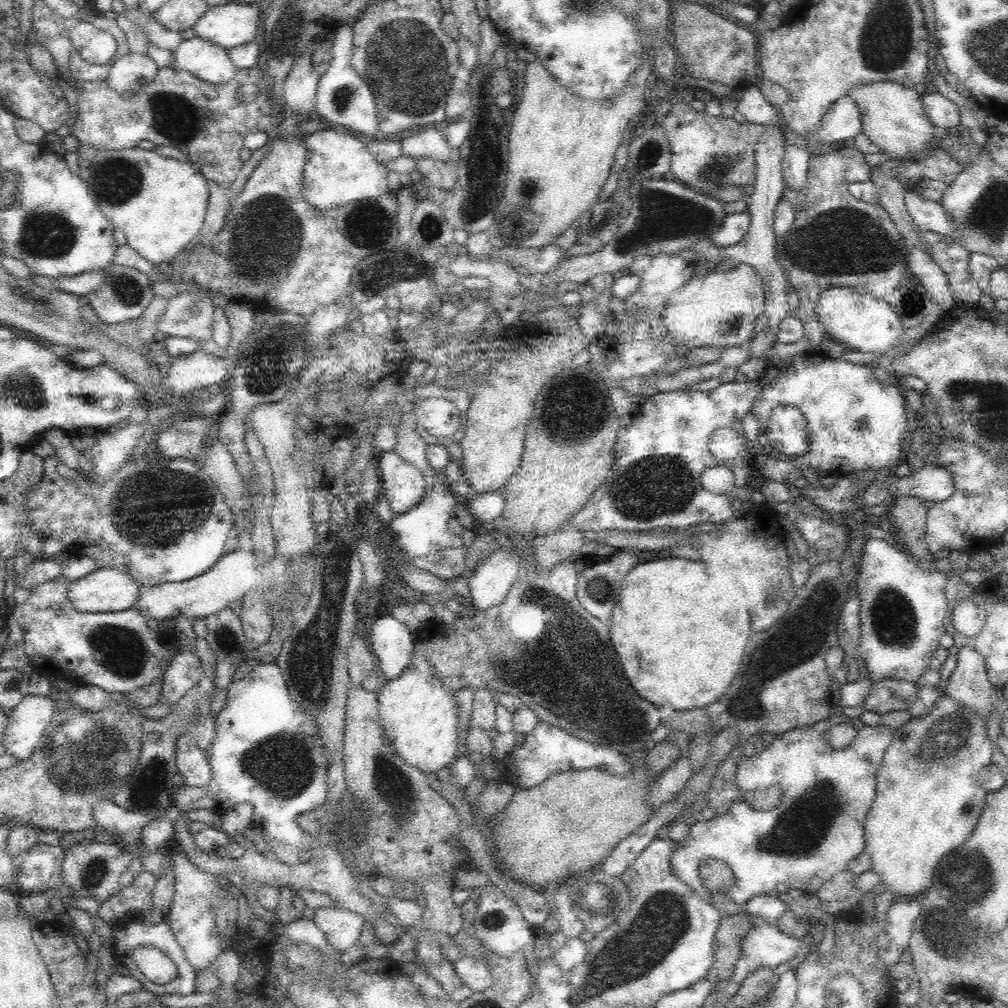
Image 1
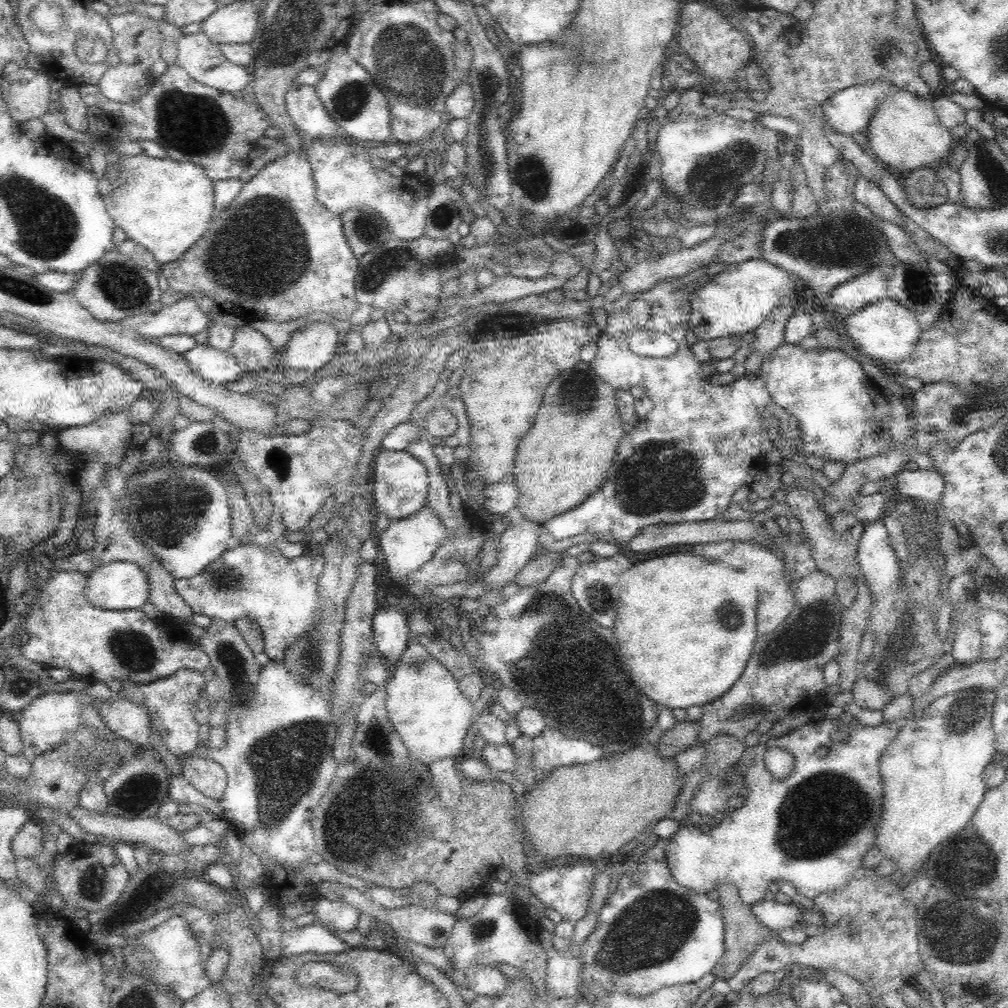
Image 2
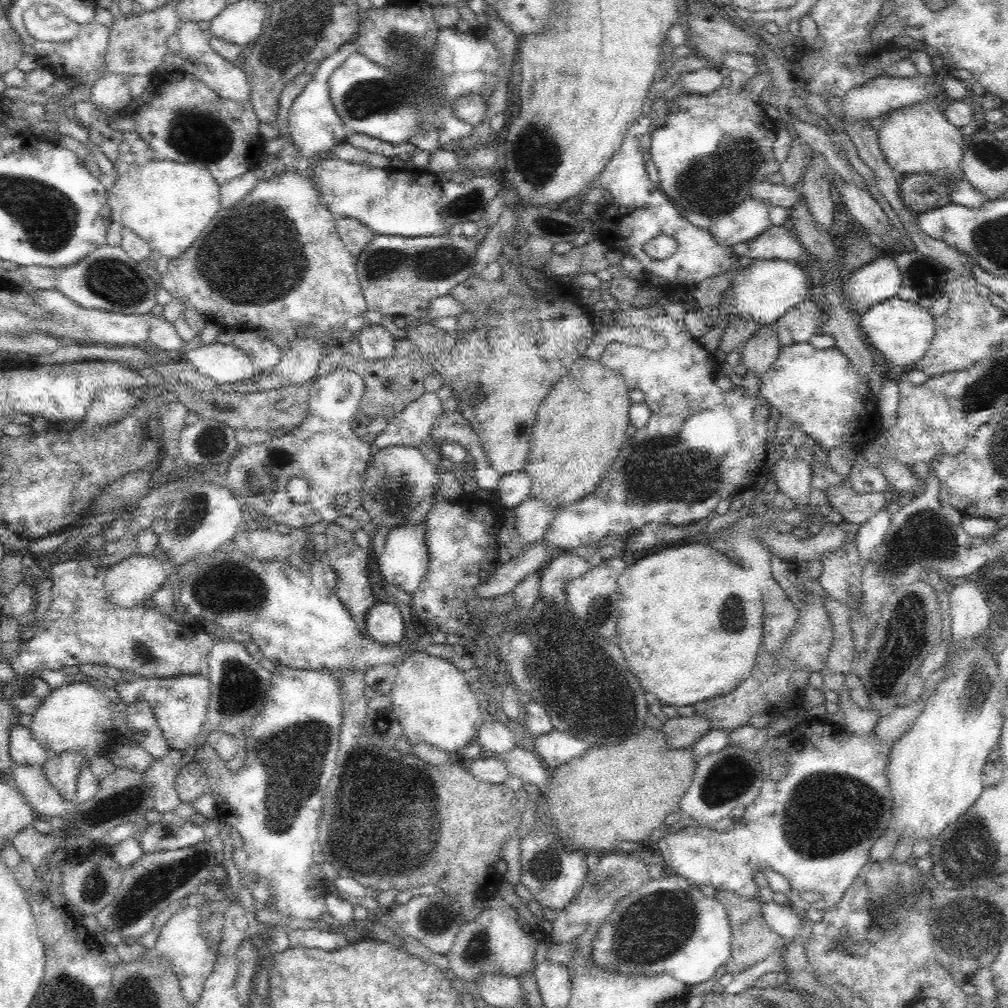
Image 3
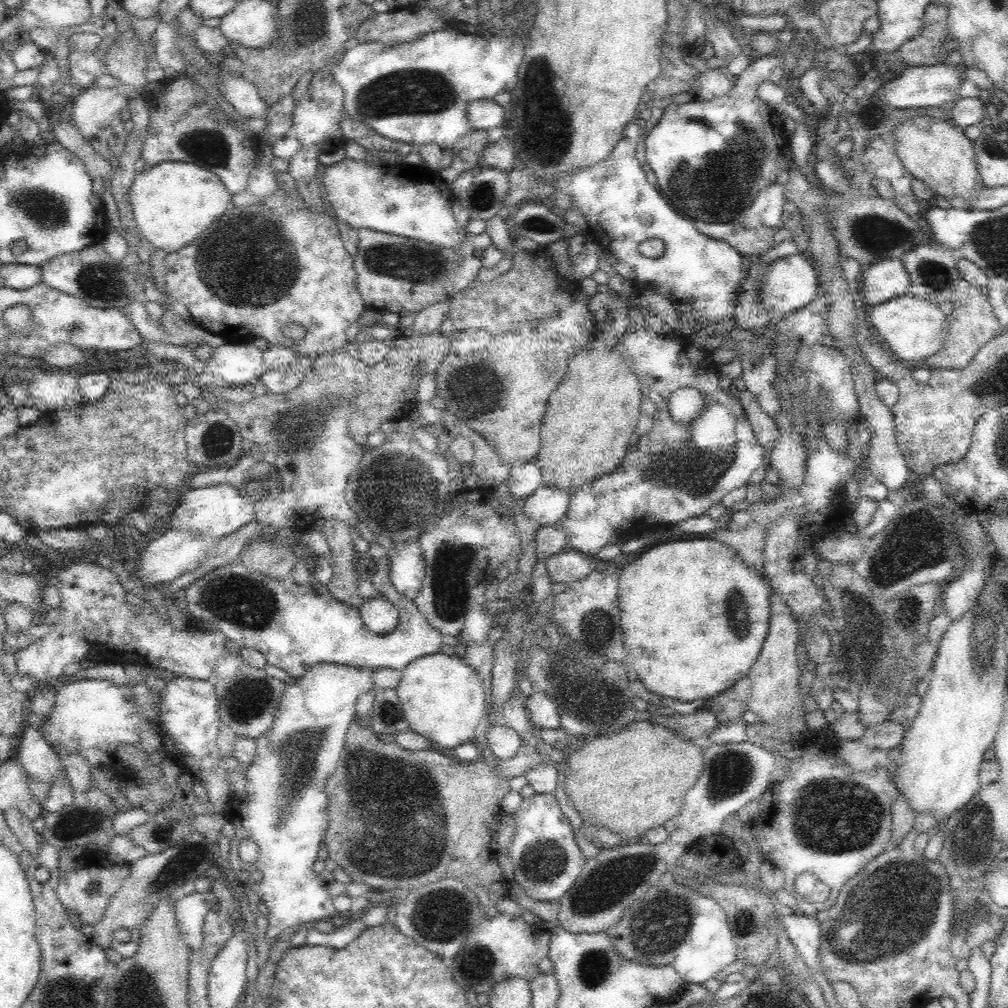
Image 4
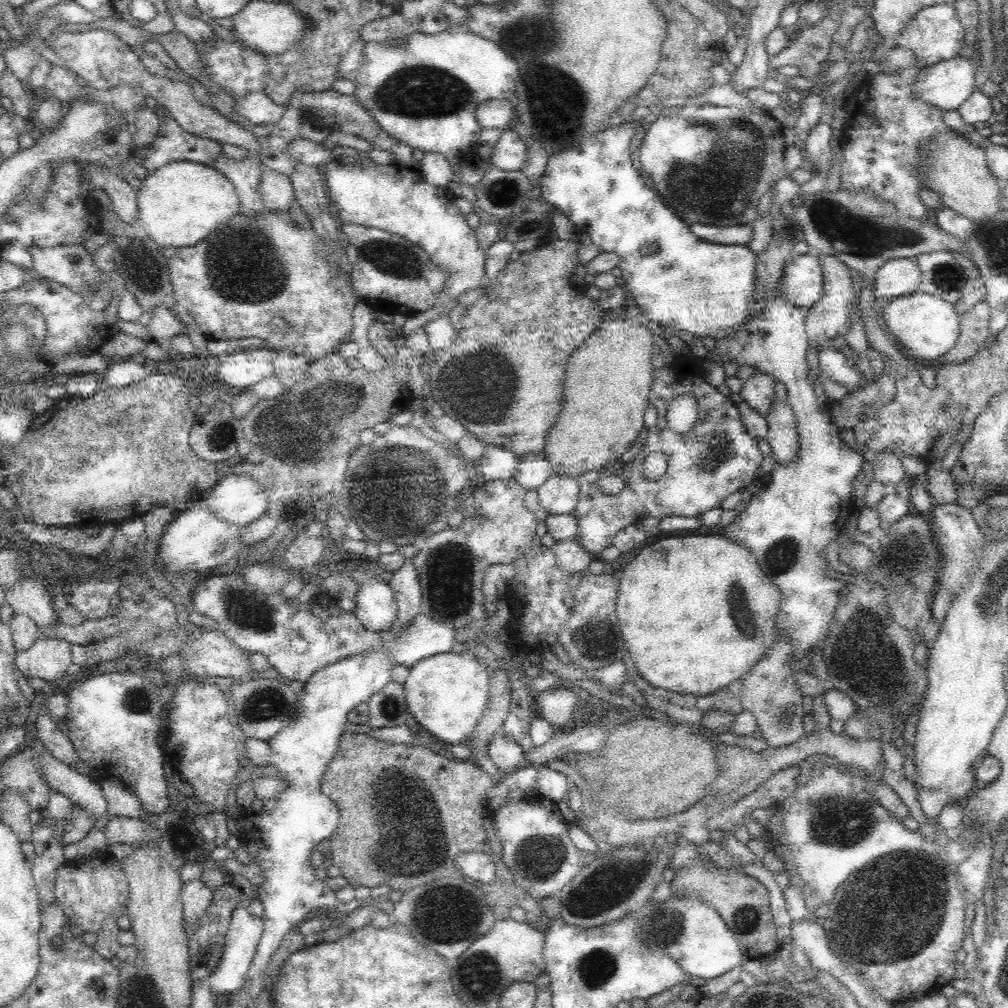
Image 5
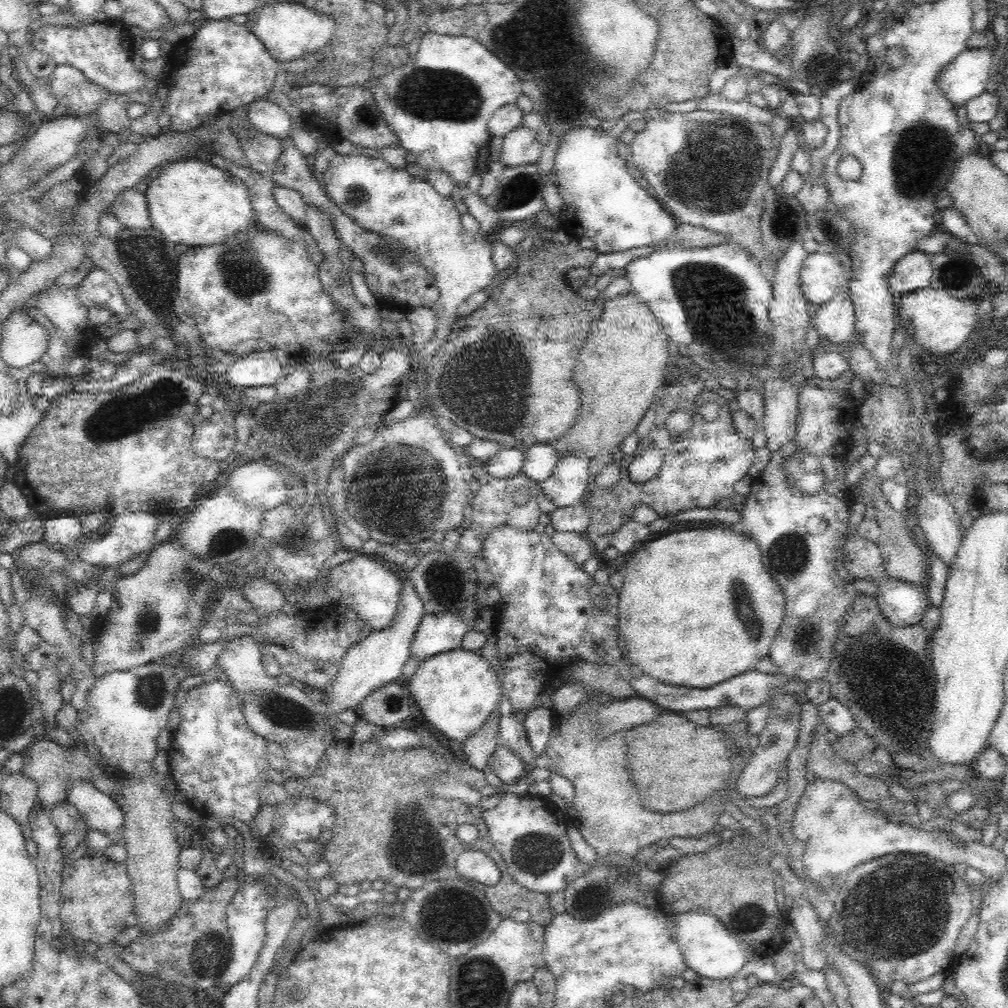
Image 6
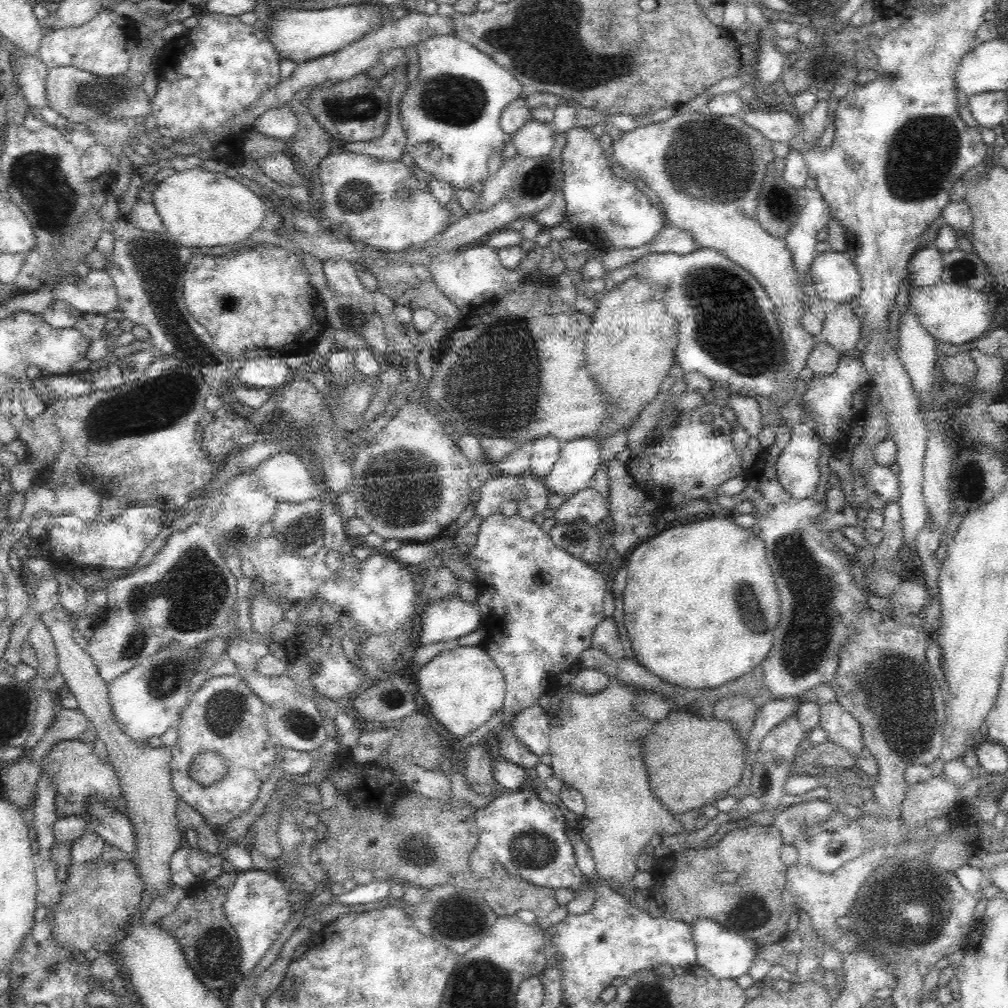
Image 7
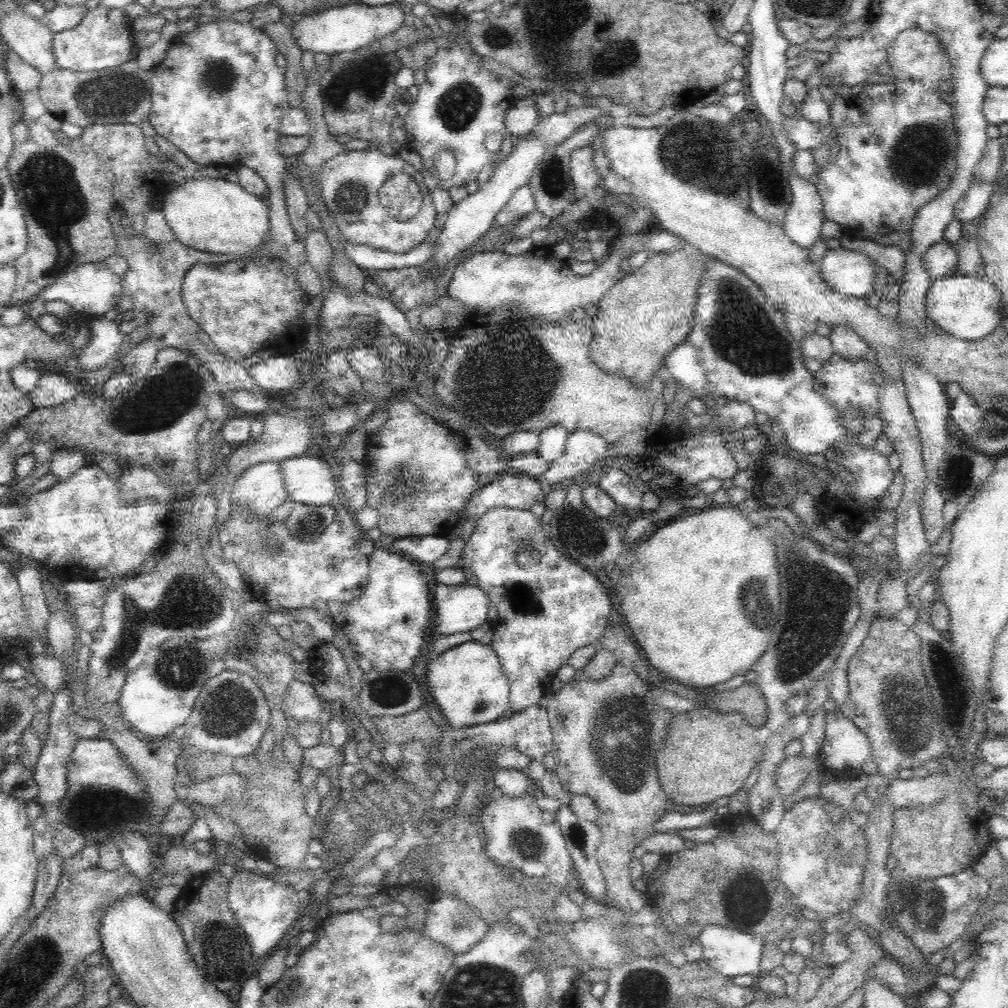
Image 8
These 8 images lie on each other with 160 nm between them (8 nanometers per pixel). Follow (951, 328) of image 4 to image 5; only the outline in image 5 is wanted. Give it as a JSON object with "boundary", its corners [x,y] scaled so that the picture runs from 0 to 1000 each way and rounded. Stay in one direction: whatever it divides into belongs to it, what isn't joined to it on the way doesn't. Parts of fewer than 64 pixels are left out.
{"boundary":[[[970,299],[959,307],[953,307],[951,315],[952,331],[948,337],[948,341],[934,354],[933,357],[935,357],[935,361],[938,359],[953,360],[959,358],[972,346],[977,346],[979,340],[984,336],[981,326],[983,308],[980,299]]]}

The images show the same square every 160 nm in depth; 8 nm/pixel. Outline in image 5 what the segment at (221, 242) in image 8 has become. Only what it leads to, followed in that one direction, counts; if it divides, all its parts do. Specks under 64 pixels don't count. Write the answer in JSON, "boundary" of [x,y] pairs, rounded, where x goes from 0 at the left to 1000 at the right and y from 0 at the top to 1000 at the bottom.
{"boundary":[[[169,161],[149,172],[135,187],[137,212],[135,222],[141,222],[149,237],[163,246],[194,244],[216,222],[238,215],[234,186],[216,169],[194,161]]]}

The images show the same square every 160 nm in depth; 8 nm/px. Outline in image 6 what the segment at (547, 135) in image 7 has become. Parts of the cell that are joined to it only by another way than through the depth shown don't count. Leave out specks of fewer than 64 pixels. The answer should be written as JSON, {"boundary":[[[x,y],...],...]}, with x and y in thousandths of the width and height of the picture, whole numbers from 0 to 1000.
{"boundary":[[[517,123],[500,134],[496,160],[510,166],[532,163],[538,148],[538,142],[532,139],[530,130]]]}

